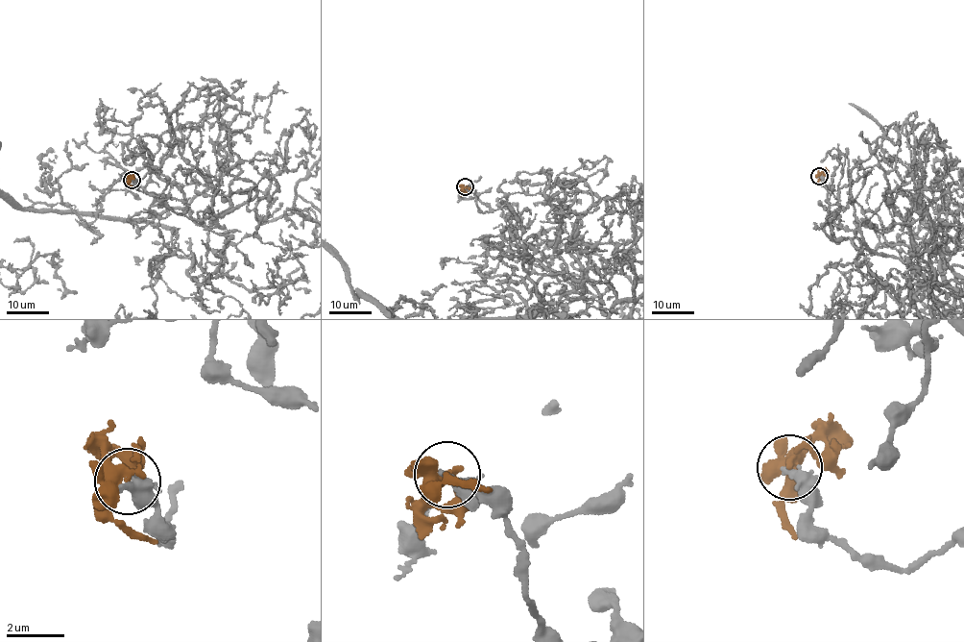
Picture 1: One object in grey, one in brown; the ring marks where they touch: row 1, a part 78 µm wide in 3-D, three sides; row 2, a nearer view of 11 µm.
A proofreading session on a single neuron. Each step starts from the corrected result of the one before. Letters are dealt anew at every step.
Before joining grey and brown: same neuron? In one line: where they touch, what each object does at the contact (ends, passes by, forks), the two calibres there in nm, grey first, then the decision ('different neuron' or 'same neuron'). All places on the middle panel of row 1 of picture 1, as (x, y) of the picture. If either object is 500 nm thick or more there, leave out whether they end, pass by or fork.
place (465, 186); grey ends; brown forks; calibres 480 and 320 nm; different neuron

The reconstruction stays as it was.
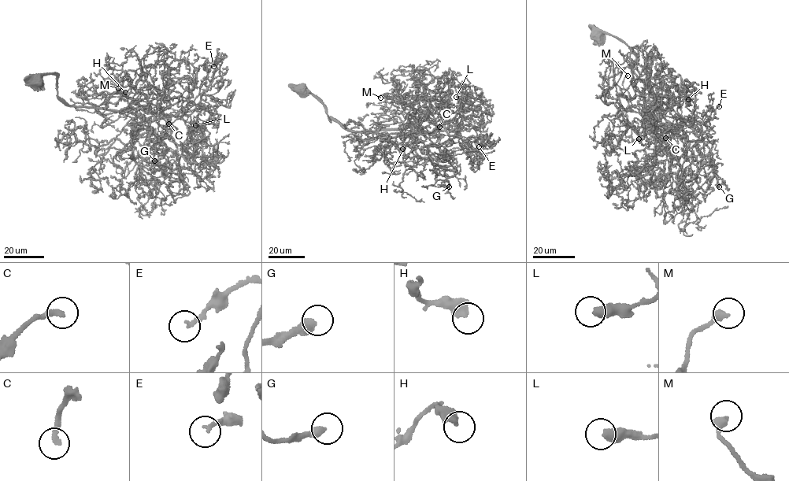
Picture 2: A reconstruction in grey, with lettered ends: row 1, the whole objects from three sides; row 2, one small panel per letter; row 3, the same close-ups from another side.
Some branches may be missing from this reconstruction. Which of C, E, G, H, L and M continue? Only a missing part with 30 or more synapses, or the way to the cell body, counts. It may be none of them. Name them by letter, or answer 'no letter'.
C, G, M

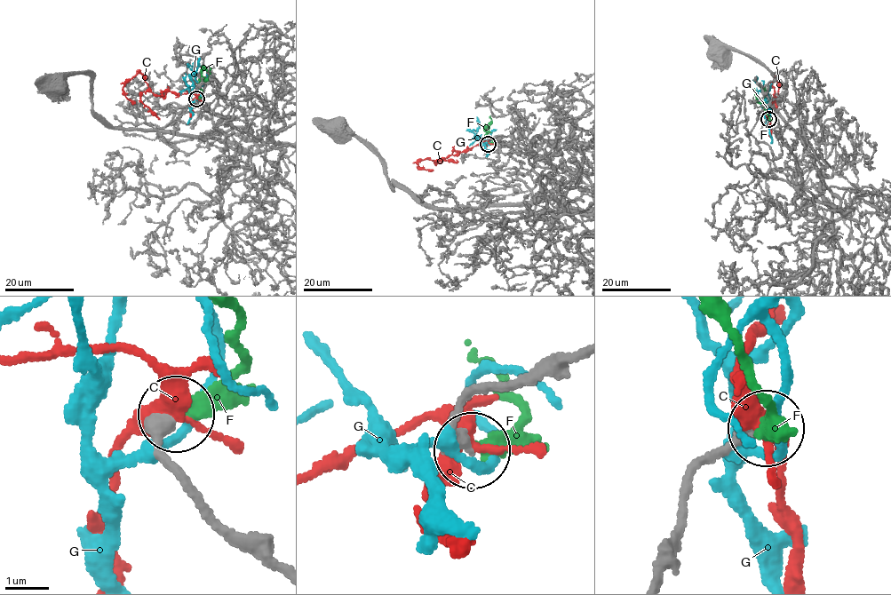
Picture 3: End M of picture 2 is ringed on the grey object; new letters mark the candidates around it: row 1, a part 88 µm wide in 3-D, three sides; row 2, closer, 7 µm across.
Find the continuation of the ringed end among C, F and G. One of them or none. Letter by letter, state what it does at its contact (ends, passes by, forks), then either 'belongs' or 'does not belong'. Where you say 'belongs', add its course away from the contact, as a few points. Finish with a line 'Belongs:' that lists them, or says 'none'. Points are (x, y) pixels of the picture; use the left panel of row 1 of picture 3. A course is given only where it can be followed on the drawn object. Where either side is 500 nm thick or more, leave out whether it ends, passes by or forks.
C: it forks; does not belong
F: it ends; belongs; course (196, 98), (202, 94), (198, 83), (206, 81), (210, 75), (210, 67)
G: it passes by; does not belong
Belongs: F

